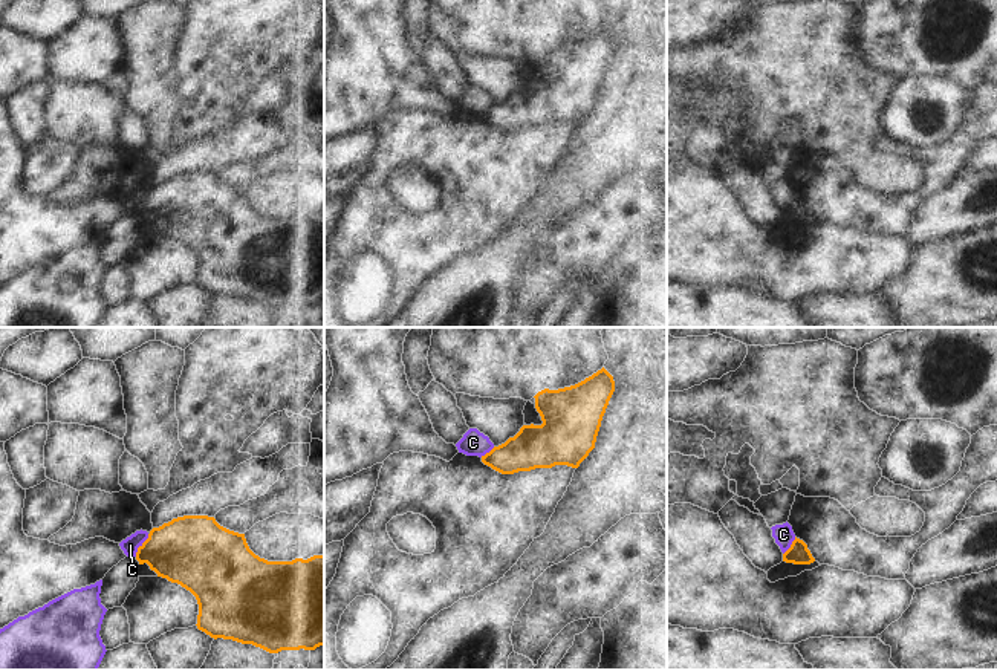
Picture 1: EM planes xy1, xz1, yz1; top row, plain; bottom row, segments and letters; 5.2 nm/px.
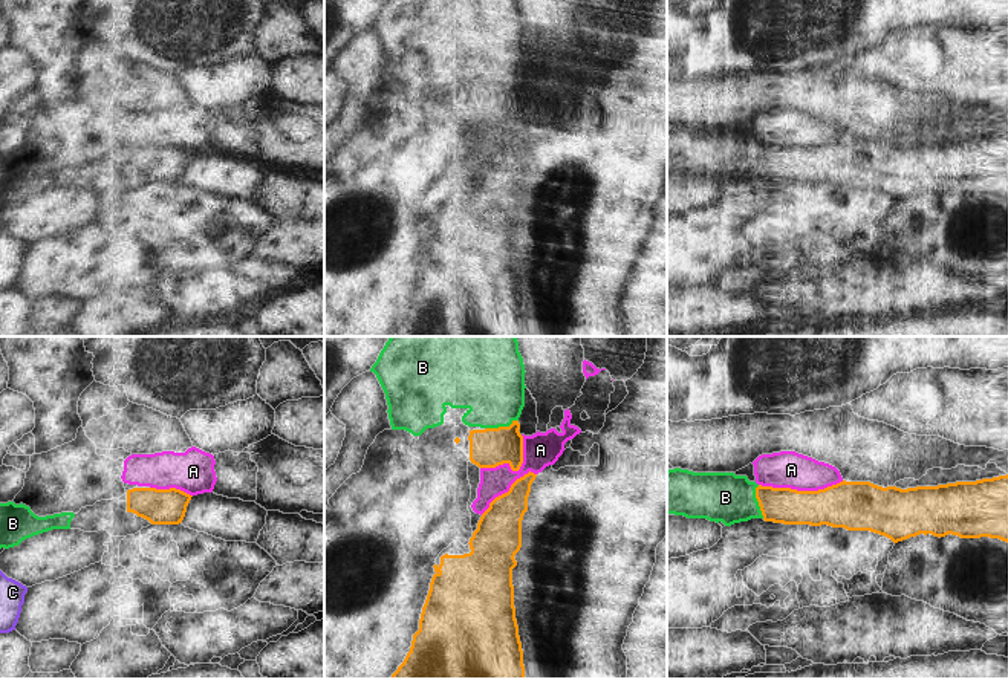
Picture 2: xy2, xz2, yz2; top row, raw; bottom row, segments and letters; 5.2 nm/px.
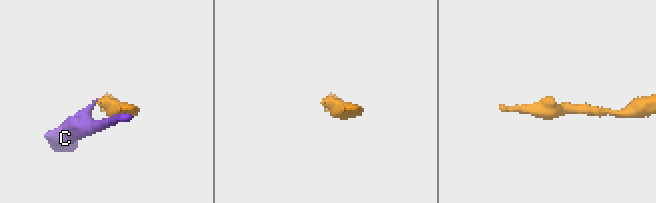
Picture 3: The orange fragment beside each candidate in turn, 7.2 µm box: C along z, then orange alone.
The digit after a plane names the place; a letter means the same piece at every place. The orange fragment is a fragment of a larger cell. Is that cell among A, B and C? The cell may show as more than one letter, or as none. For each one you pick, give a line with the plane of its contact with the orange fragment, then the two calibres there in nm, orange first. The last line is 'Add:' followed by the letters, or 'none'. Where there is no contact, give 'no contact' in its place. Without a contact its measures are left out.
B: meets orange in xz2; 200 nm thick on the orange side, 360 nm on the other
Add: B

